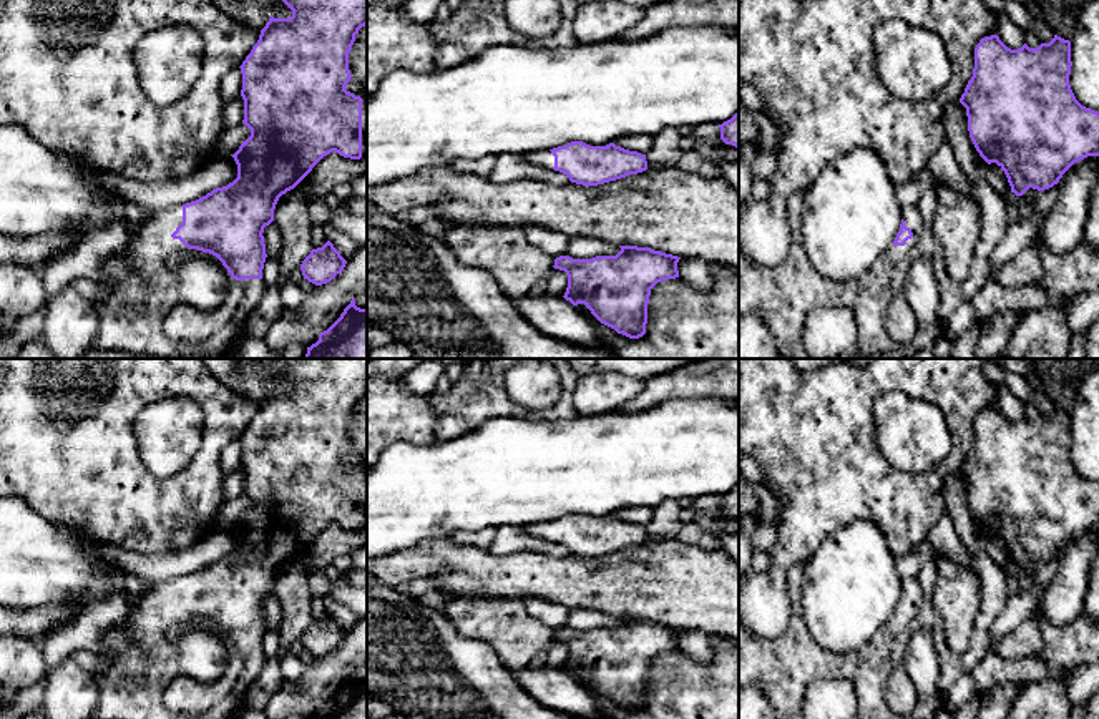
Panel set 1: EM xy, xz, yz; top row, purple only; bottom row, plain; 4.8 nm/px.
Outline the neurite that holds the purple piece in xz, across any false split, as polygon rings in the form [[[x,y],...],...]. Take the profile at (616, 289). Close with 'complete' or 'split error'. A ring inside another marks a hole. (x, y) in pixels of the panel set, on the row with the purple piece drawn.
[[[619,247],[616,256],[593,259],[559,256],[553,267],[568,276],[566,301],[584,304],[618,334],[639,339],[646,334],[651,289],[661,281],[679,277],[681,257],[651,247]]]; complete

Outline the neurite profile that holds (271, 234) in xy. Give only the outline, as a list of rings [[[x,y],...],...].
[[[272,221],[269,226],[266,226],[262,236],[266,244],[266,254],[274,259],[279,259],[281,232],[277,229],[277,224]]]

